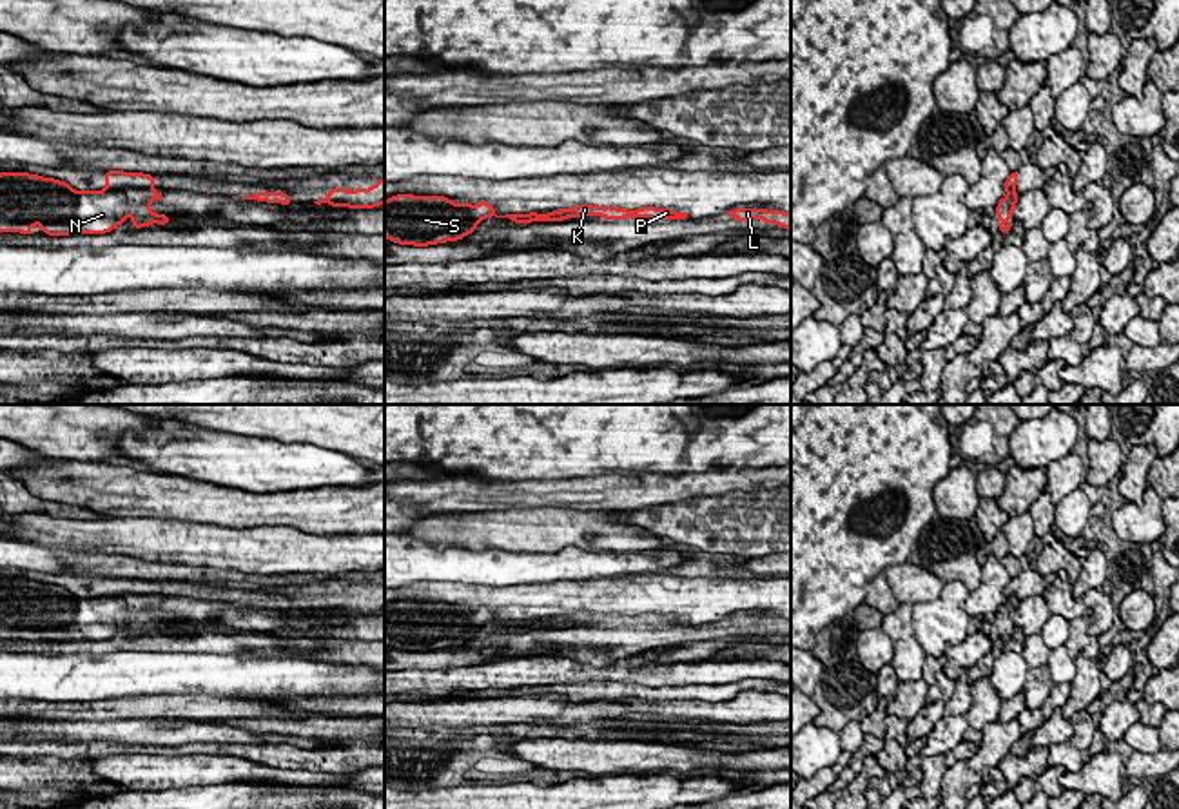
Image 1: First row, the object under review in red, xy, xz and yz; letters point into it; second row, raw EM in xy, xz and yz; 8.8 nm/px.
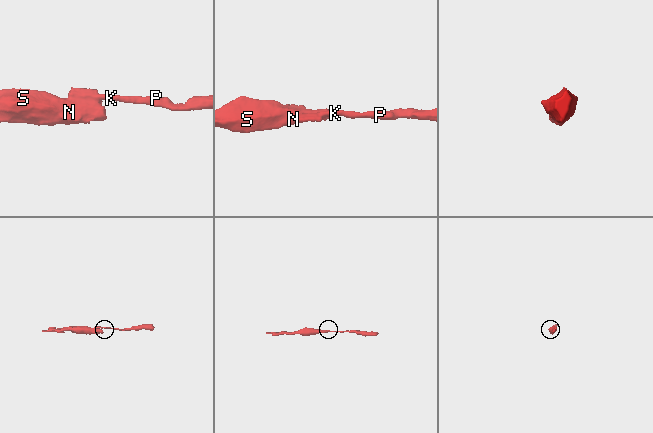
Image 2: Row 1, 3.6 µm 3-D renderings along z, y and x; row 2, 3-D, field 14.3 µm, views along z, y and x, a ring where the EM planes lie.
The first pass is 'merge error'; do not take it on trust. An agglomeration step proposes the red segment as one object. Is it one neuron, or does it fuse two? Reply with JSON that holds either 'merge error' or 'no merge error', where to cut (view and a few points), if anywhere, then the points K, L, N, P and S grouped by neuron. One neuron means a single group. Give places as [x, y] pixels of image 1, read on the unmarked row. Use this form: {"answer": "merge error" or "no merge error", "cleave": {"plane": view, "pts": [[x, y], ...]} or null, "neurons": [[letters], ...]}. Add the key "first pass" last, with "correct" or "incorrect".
{"answer": "merge error", "cleave": {"plane": "xy", "pts": [[106, 595], [147, 595], [151, 599]]}, "neurons": [["K", "L", "P"], ["N", "S"]], "first pass": "correct"}

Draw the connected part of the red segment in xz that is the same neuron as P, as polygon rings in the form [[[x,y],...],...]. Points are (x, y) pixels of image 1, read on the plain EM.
[[[579,611],[571,615],[557,615],[548,620],[506,620],[508,626],[513,629],[524,628],[562,628],[568,624],[586,624],[586,622],[600,622],[606,626],[624,626],[624,624],[651,624],[651,626],[689,626],[686,617],[675,619],[673,615],[655,615],[655,613],[642,613],[637,617],[619,615],[619,613],[597,613],[597,611]]]

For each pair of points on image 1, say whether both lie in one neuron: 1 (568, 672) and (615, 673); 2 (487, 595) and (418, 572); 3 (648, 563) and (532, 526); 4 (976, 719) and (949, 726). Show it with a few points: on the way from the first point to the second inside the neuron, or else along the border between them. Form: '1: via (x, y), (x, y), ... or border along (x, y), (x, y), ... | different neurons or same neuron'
1: via (579, 673), (604, 673) | same neuron
2: border along (488, 584), (423, 583), (405, 588) | different neurons
3: border along (565, 546), (621, 552), (650, 550) | different neurons
4: border along (964, 715), (969, 726) | different neurons

